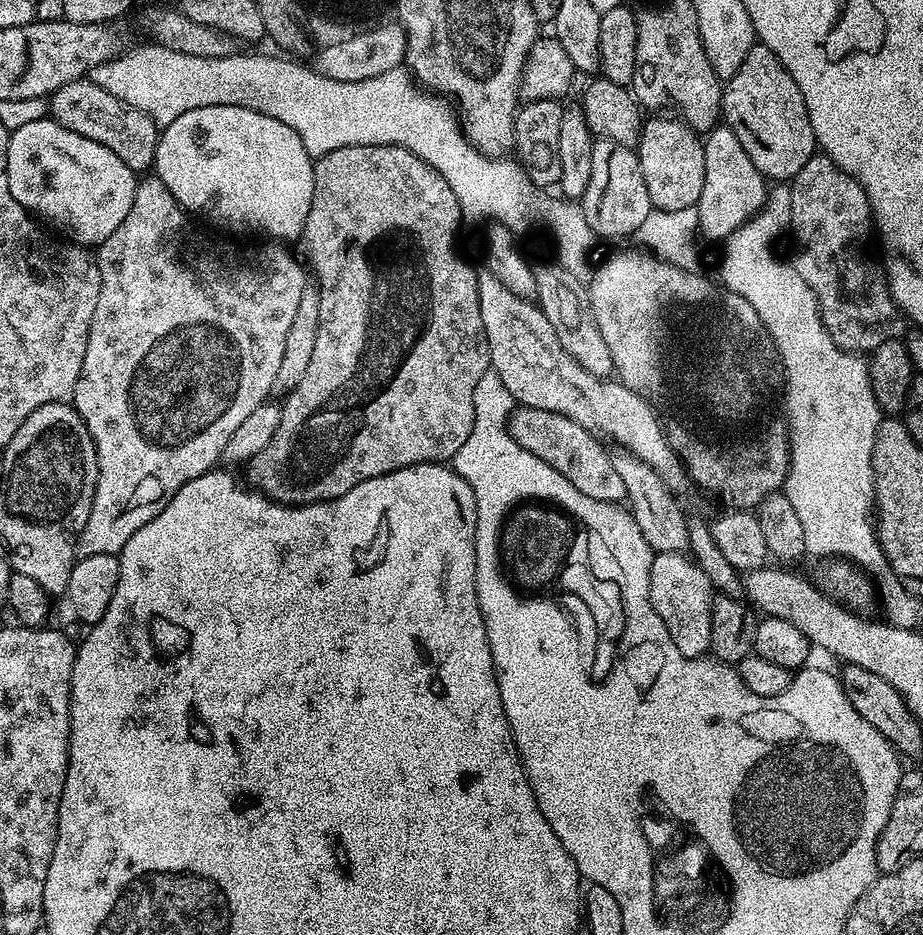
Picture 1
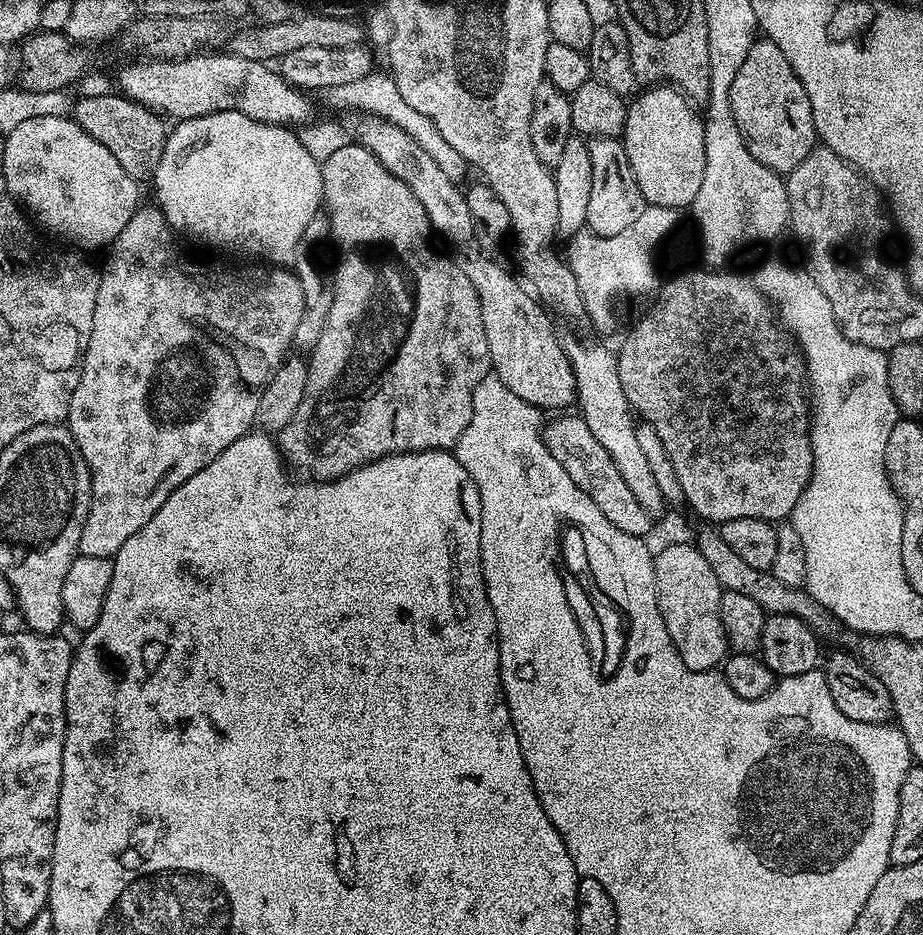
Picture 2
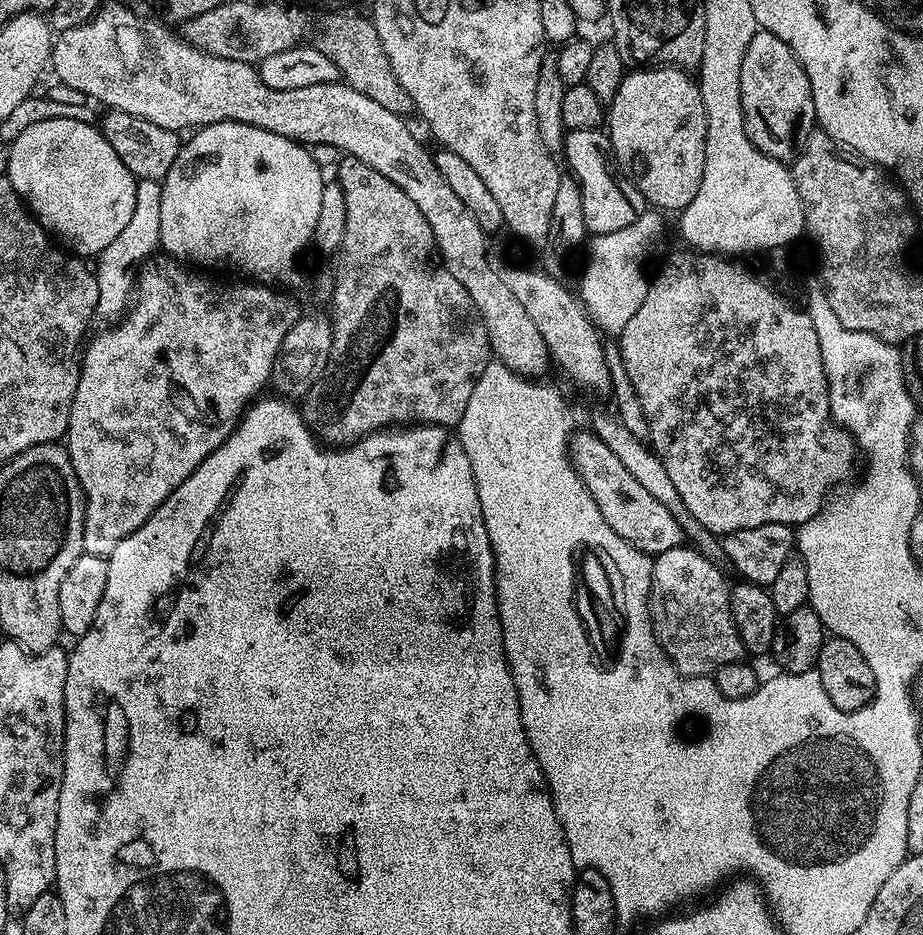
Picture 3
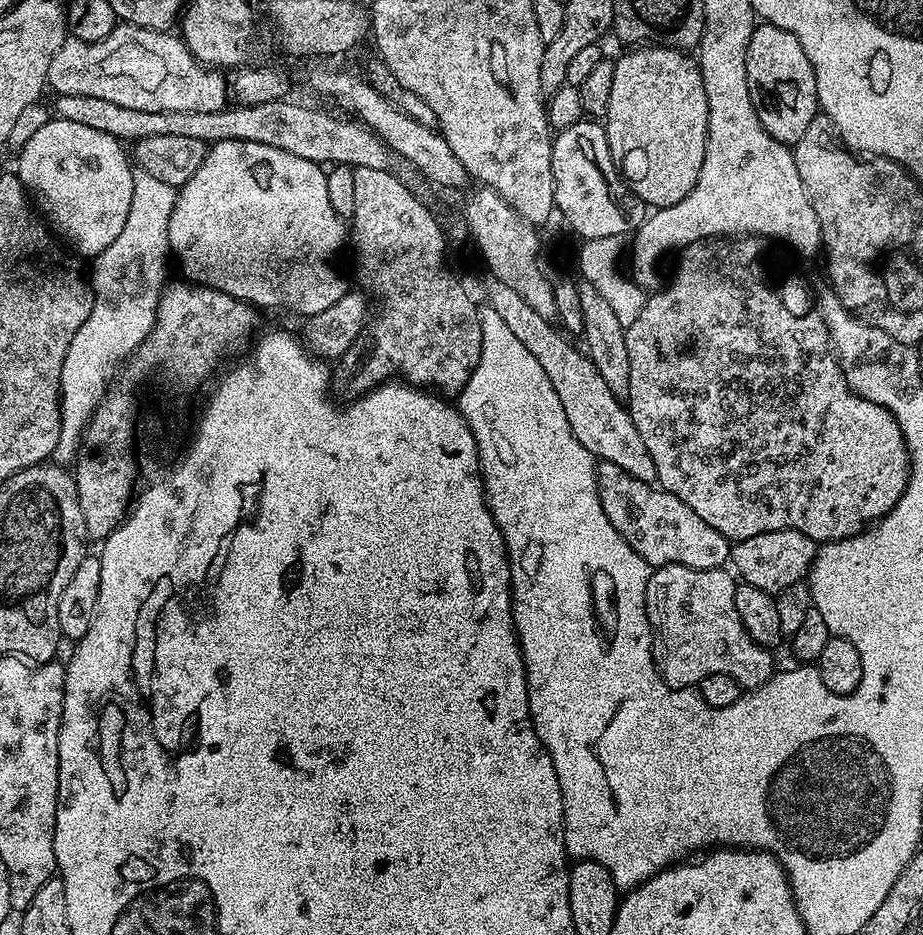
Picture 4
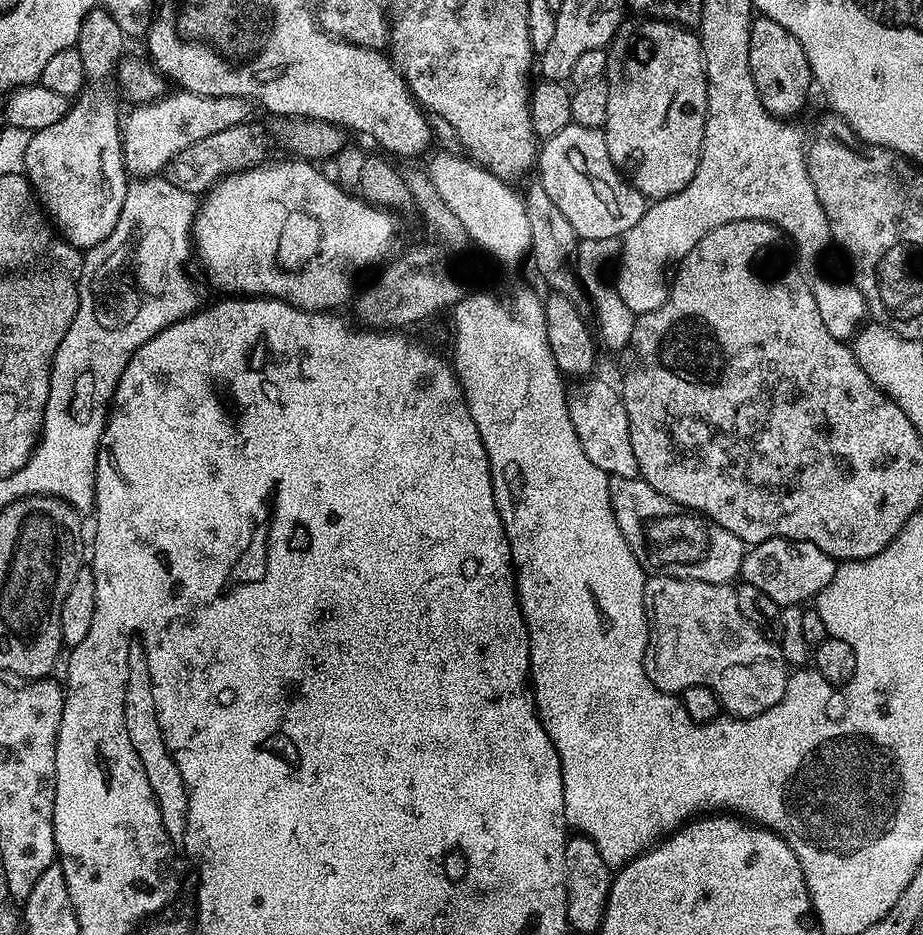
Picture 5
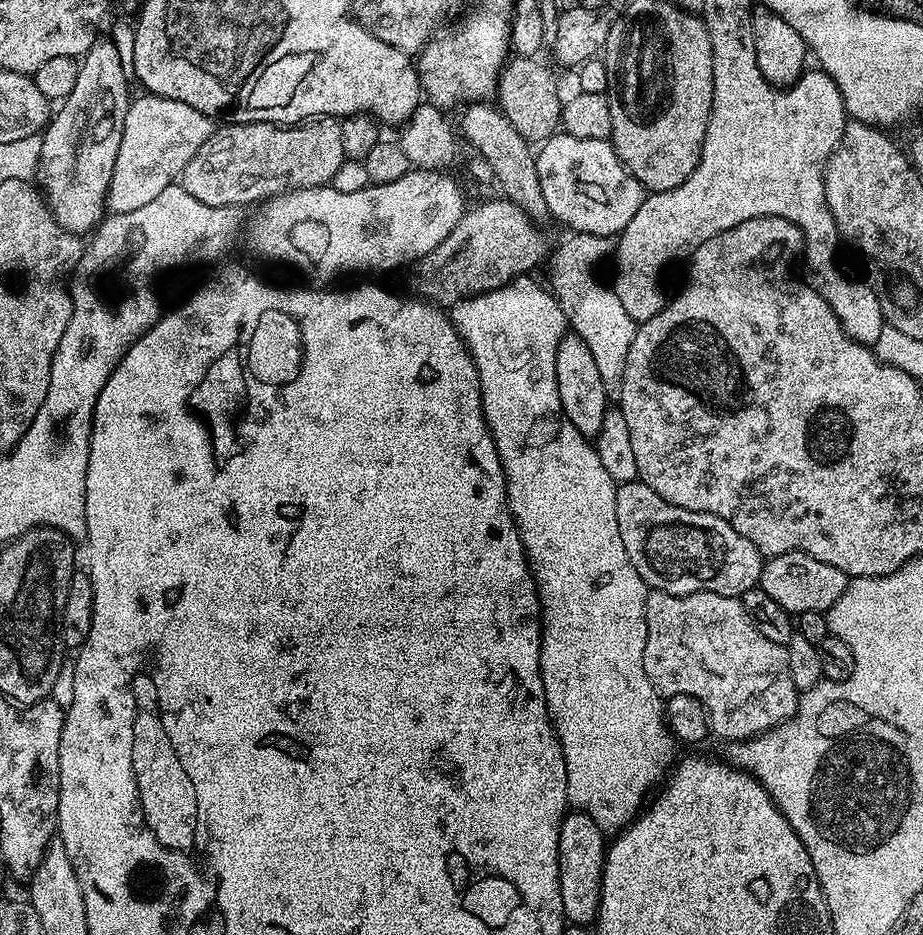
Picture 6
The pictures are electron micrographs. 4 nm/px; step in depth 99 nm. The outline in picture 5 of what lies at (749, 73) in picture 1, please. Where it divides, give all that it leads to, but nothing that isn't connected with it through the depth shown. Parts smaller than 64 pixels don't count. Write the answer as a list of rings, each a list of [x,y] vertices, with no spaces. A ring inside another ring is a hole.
[[[757,15],[750,30],[750,74],[754,78],[754,86],[758,90],[758,98],[762,98],[762,106],[773,116],[792,118],[795,112],[804,108],[808,100],[808,91],[814,88],[812,71],[806,62],[806,54],[802,54],[802,46],[790,30],[778,26],[770,18]]]

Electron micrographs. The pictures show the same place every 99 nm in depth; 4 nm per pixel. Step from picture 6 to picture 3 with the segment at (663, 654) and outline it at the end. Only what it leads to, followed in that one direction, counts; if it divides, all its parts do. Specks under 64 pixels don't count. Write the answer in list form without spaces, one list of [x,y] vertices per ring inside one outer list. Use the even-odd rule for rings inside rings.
[[[692,546],[671,548],[652,560],[652,589],[648,595],[652,629],[662,650],[683,676],[712,676],[722,666],[745,655],[738,630],[734,626],[734,618],[730,614],[730,584],[724,581],[720,566]]]

